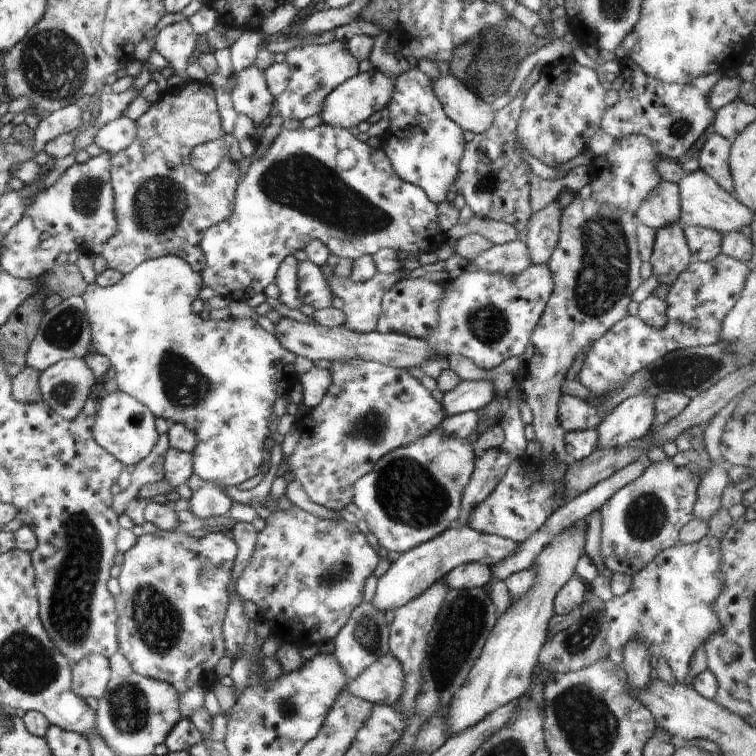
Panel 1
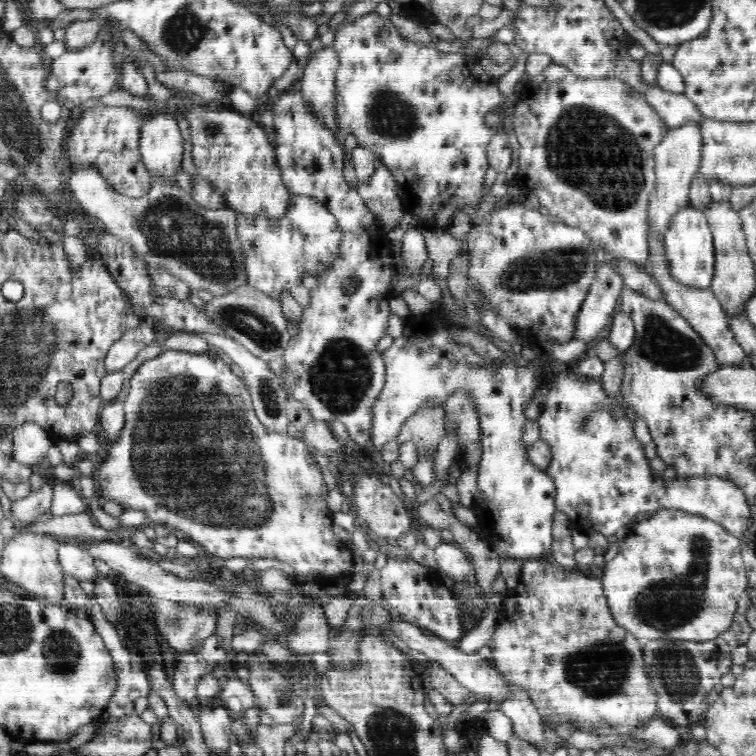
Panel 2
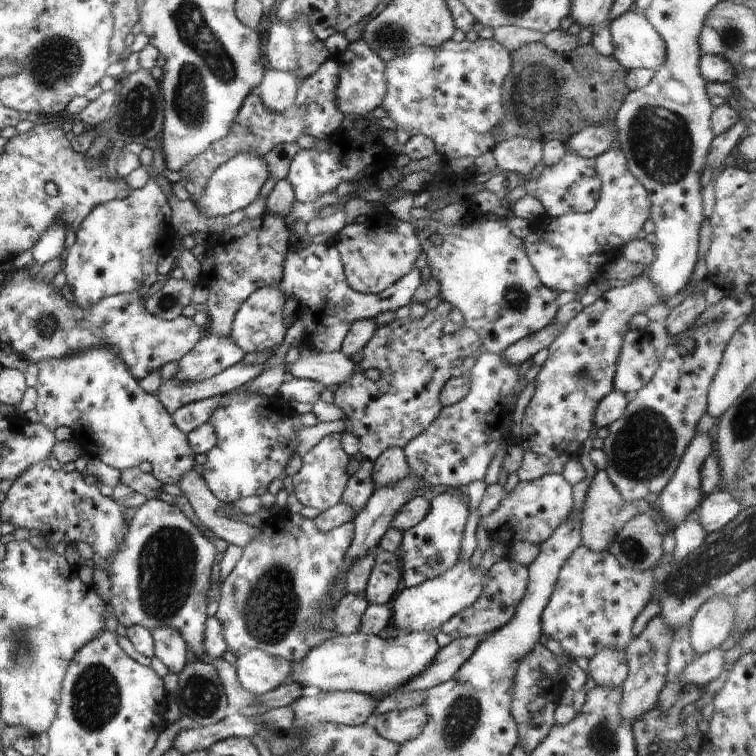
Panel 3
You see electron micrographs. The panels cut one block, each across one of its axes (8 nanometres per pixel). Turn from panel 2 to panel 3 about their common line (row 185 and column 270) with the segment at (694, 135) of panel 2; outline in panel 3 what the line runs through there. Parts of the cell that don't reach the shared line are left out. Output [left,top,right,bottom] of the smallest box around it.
[234,648,294,696]

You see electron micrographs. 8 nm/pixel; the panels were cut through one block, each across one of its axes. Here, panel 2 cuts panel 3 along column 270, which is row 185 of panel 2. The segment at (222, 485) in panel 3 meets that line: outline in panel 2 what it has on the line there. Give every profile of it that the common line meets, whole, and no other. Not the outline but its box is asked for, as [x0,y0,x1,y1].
[333,12,503,230]

